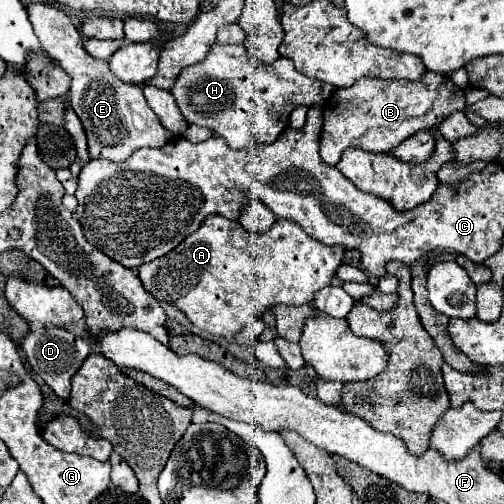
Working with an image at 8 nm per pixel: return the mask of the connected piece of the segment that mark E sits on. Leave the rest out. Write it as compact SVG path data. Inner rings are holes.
M31 4L27 10L31 12L35 34L43 42L43 50L57 58L61 68L71 76L69 102L85 128L89 140L89 158L125 162L131 152L139 148L163 148L175 138L173 132L167 130L149 108L141 86L121 82L111 74L107 62L89 58L89 54L83 50L83 38L63 10L55 6L51 8L51 4Z

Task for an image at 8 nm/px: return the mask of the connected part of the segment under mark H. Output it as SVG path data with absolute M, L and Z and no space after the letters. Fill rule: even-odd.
M213 42L203 62L181 70L171 94L189 124L209 128L225 138L233 150L245 150L255 144L273 144L289 126L289 114L295 106L321 104L321 86L319 80L299 74L287 58L263 64L251 58L243 44Z

